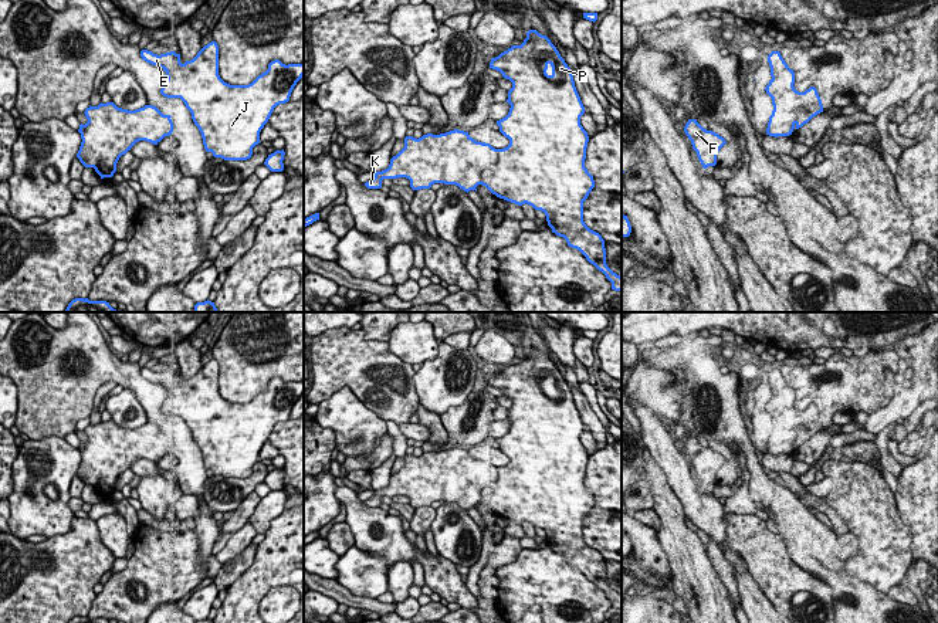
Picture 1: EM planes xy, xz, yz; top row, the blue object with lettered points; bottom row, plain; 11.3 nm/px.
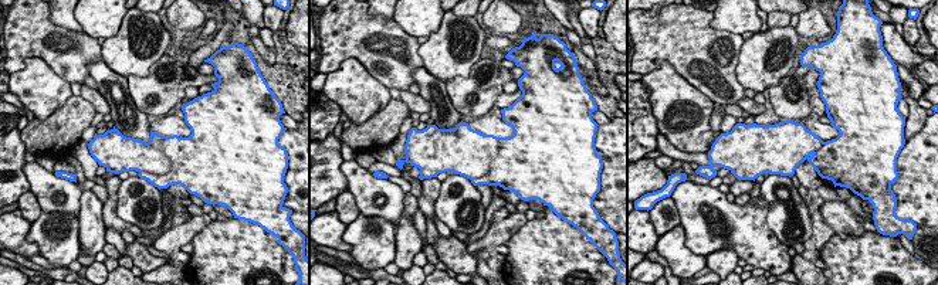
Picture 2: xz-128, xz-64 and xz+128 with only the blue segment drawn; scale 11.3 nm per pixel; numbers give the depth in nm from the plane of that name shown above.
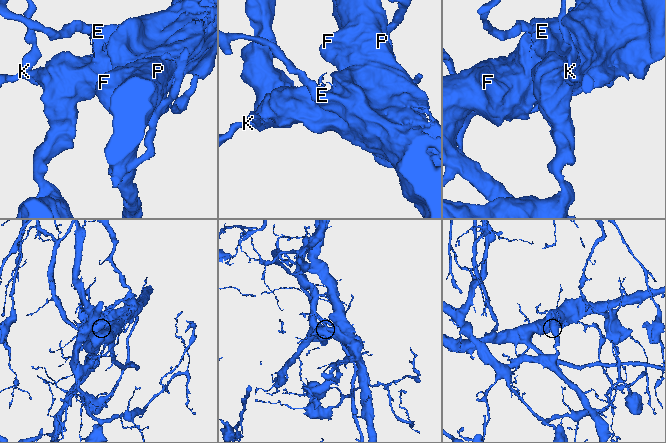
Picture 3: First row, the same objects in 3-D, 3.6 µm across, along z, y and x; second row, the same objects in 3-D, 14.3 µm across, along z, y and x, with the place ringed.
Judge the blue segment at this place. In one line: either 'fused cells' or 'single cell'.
fused cells

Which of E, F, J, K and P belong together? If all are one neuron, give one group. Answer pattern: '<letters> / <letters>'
E F J P / K

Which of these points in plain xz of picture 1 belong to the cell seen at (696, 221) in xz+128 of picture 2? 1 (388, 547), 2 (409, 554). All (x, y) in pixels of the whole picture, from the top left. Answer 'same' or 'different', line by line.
1: same
2: same

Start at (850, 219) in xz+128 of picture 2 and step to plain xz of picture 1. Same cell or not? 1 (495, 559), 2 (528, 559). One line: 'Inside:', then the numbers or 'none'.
Inside: 1

